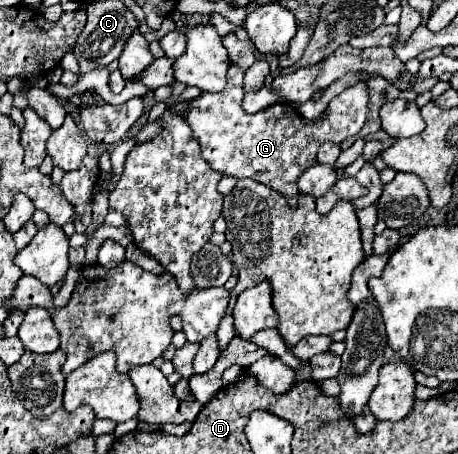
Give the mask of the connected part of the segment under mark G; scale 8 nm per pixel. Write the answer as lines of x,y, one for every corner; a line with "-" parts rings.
232,62
228,68
226,90
222,90
220,94
204,92
198,98
190,100
188,108
184,112
184,120
190,124
194,138
200,142
202,156
210,162
210,166
216,172
234,176
234,178
254,178
254,180
270,186
272,190
280,192
286,198
298,196
296,180
308,166
312,166
316,162
316,152
318,152
320,144
342,142
346,138
352,138
368,118
368,88
366,88
366,82
362,82
362,80
358,80
354,86
346,88
342,94
332,98
320,118
304,120
294,106
290,108
290,104
272,104
266,110
260,110
256,114
246,114
242,108
242,98
244,98
242,78
244,78
244,70
236,62

